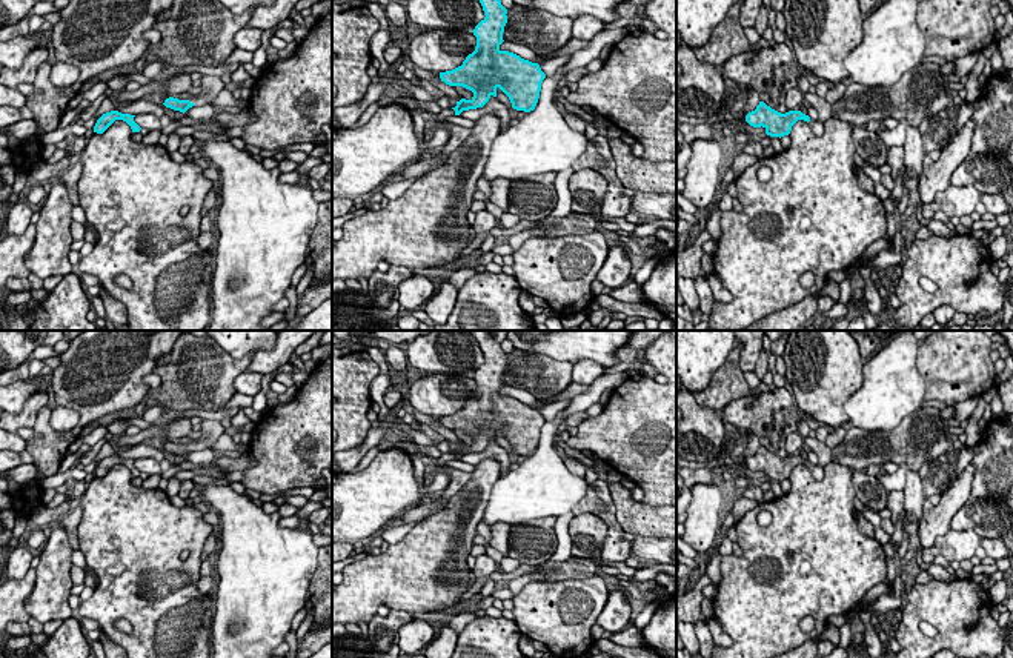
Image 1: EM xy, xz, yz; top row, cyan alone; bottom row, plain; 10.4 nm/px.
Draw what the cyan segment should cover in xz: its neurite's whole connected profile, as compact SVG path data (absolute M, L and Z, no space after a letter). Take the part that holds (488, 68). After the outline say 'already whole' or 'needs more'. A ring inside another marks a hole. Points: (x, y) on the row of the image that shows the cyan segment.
M480 0L480 3L486 17L472 31L477 37L475 51L461 66L440 72L446 85L463 86L473 92L470 100L461 98L452 109L460 115L463 111L483 108L492 95L497 97L500 88L513 109L530 112L538 103L546 74L538 63L500 49L507 23L507 9L501 0Z; already whole

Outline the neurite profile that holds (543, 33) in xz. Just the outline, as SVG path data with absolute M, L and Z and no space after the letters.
M527 9L507 18L503 40L532 49L536 55L560 51L572 35L573 18L543 9Z

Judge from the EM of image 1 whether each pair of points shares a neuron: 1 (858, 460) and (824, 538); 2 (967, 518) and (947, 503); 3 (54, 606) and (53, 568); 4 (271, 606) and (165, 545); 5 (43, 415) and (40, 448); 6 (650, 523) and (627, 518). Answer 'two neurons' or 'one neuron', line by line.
1: two neurons
2: two neurons
3: one neuron
4: two neurons
5: one neuron
6: one neuron

